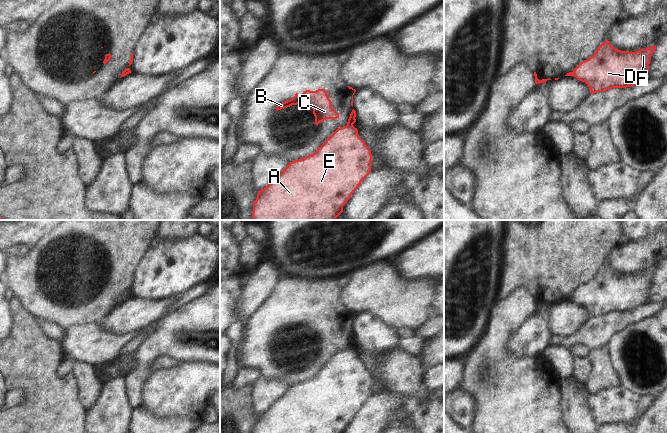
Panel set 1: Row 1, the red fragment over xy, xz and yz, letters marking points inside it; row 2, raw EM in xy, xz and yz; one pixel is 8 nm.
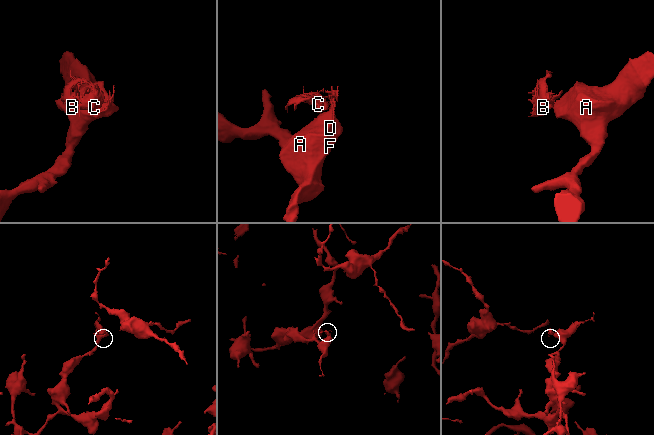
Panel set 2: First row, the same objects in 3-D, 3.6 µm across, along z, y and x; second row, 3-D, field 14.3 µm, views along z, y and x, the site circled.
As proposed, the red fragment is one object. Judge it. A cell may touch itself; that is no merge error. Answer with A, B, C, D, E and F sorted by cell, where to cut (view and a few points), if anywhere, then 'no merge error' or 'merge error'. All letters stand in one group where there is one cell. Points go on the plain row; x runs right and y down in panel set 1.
A D E F / B C | xz (347, 347), (352, 349) | merge error

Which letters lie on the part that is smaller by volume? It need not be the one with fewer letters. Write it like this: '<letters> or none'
B, C

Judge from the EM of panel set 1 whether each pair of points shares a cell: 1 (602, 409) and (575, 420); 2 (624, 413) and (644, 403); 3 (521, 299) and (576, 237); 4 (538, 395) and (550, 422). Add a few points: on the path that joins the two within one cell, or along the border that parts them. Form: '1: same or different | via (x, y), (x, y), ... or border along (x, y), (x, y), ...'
1: different | border along (588, 391), (589, 408), (596, 422)
2: different | border along (641, 397), (638, 402), (637, 419)
3: different | border along (505, 299), (517, 290), (526, 290), (536, 308)
4: same | via (538, 402), (538, 410), (543, 415)

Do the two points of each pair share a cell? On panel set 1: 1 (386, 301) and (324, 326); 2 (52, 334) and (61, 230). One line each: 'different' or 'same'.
1: different
2: different

